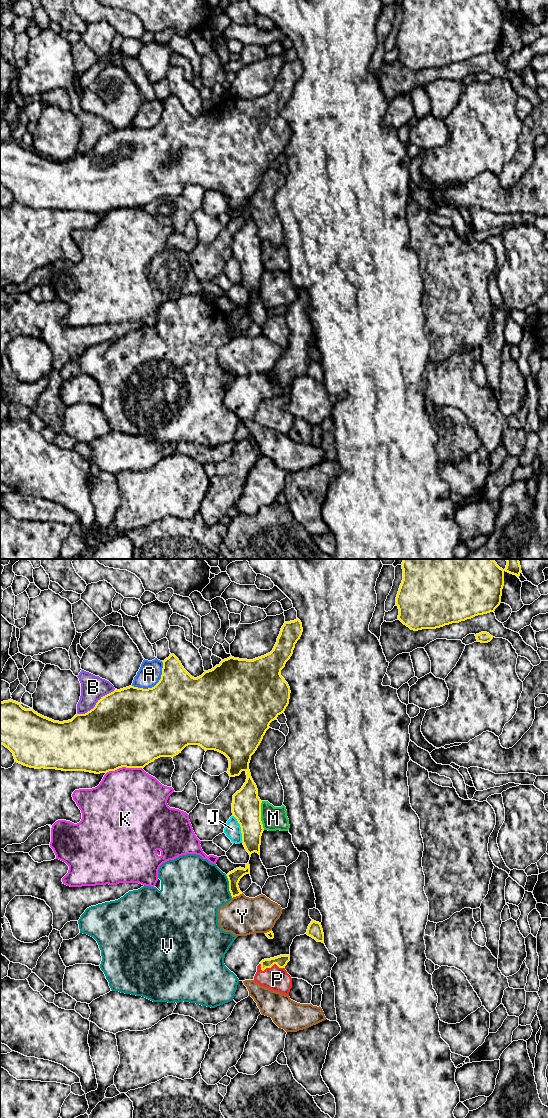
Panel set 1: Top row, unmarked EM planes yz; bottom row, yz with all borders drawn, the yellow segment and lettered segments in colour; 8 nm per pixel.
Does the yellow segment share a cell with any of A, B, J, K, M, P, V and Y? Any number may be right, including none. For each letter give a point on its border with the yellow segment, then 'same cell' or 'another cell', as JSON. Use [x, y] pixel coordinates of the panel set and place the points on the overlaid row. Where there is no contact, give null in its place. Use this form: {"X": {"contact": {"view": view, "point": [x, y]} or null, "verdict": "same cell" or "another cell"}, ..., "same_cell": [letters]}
{"A": {"contact": {"view": "yz", "point": [155, 685]}, "verdict": "another cell"}, "B": {"contact": {"view": "yz", "point": [96, 704]}, "verdict": "another cell"}, "J": {"contact": {"view": "yz", "point": [241, 829]}, "verdict": "another cell"}, "K": {"contact": {"view": "yz", "point": [123, 766]}, "verdict": "another cell"}, "M": {"contact": {"view": "yz", "point": [260, 815]}, "verdict": "another cell"}, "P": {"contact": {"view": "yz", "point": [270, 967]}, "verdict": "same cell"}, "V": {"contact": {"view": "yz", "point": [229, 886]}, "verdict": "another cell"}, "Y": {"contact": {"view": "yz", "point": [237, 895]}, "verdict": "another cell"}, "same_cell": ["P"]}

